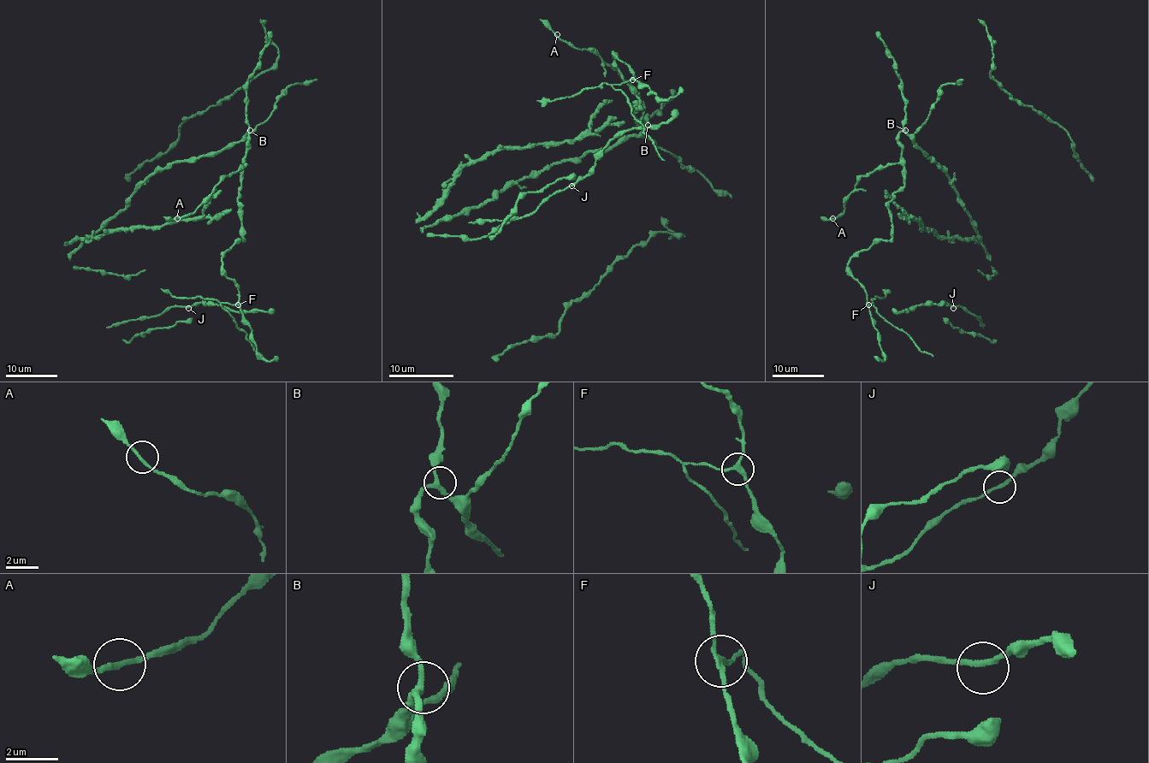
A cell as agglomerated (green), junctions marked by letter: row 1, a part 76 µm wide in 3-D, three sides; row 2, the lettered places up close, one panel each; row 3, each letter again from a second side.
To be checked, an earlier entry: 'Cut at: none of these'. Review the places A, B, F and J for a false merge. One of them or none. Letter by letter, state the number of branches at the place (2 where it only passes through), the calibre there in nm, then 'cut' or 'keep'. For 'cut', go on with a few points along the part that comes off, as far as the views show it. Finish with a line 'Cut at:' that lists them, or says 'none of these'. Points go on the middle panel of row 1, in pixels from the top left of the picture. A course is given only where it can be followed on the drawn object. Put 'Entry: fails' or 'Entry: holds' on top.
Entry: fails
A: branches 2; calibre 180 nm; keep
B: branches 3; calibre 260 nm; keep
F: branches 3; calibre 170 nm; cut; course (633, 79), (612, 86), (626, 96), (631, 112), (664, 159)
J: branches 2; calibre 190 nm; keep
Cut at: F

